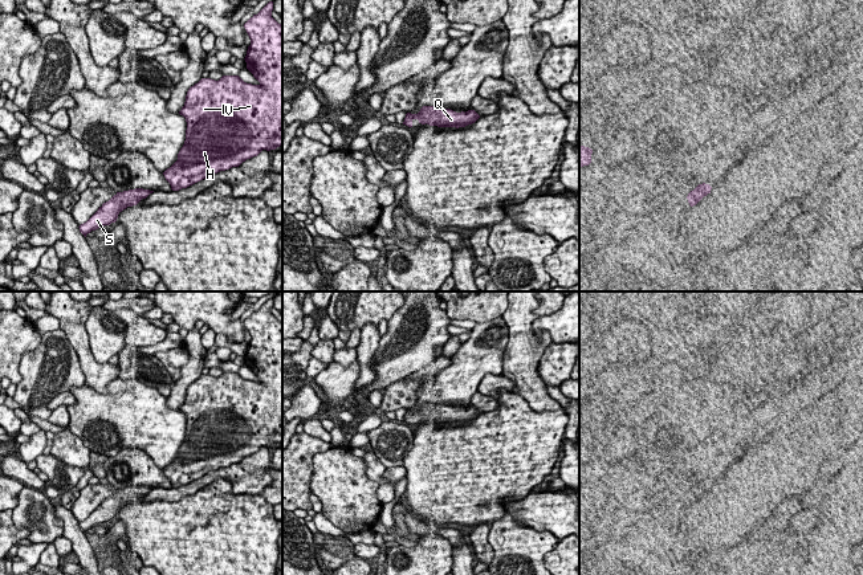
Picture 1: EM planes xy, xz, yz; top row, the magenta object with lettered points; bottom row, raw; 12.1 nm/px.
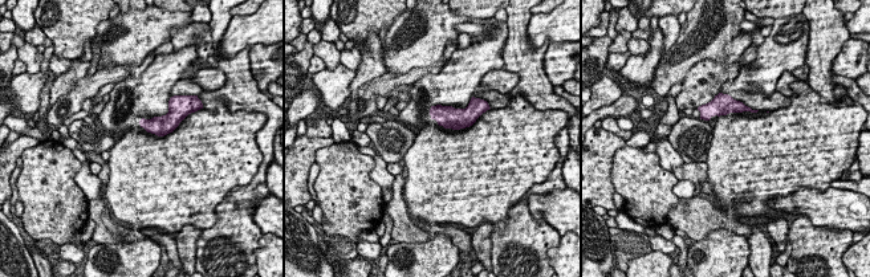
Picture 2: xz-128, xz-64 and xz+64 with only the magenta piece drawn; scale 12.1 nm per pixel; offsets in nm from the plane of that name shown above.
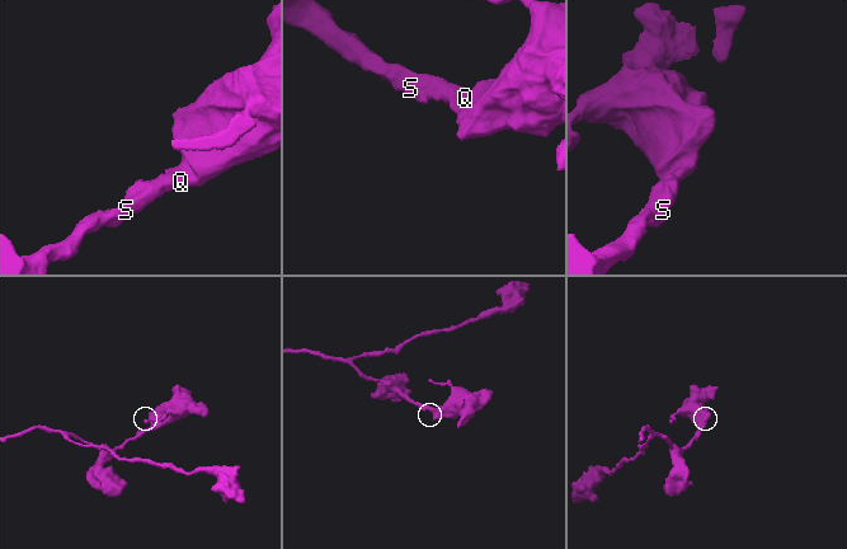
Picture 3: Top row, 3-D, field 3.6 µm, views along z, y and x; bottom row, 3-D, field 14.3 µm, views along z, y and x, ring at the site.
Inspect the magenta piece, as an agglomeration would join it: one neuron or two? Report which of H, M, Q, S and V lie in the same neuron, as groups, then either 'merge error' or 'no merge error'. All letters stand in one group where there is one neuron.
groups H M Q S V; no merge error

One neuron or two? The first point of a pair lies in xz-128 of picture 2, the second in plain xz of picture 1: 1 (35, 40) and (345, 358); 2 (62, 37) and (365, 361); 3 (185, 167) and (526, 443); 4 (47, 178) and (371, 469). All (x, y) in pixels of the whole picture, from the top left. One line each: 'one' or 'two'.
1: two
2: two
3: one
4: two

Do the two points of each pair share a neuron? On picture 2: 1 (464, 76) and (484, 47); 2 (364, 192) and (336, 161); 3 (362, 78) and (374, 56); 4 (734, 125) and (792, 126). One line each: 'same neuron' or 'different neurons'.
1: same neuron
2: same neuron
3: same neuron
4: same neuron

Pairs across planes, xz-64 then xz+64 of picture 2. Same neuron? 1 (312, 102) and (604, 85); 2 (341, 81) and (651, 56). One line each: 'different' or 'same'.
1: same
2: same

